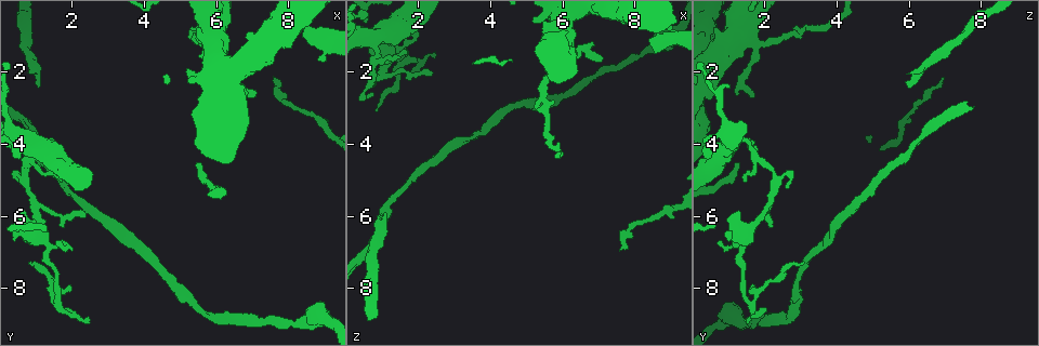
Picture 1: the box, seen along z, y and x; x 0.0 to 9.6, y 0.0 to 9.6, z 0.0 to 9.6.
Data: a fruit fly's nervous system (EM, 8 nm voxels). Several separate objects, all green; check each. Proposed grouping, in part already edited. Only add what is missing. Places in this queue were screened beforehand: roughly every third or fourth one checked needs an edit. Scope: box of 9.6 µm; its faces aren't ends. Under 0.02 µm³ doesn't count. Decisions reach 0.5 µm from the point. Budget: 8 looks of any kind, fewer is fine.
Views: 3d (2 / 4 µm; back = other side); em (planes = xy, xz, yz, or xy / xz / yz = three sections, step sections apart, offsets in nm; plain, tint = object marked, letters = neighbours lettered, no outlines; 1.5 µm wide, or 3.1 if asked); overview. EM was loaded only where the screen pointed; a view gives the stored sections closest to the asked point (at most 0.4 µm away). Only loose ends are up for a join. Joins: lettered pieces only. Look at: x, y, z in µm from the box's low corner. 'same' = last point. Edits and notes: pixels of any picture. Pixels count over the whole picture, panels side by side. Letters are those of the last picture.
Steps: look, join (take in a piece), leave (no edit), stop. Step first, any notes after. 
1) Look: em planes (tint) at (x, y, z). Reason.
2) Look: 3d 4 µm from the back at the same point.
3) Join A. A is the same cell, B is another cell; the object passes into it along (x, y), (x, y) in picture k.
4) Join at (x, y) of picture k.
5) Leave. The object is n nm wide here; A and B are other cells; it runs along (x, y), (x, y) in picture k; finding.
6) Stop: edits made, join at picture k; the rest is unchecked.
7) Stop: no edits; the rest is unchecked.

Look: 3d 2 µm at (1.55, 6.75, 0.70). Branch stops here.

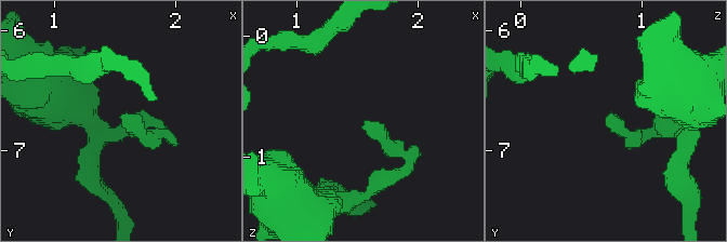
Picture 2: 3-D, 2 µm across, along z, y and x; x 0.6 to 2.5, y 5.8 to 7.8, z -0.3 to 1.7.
Look: em planes (letters) at (1.54, 6.74, 0.72). Now the EM.

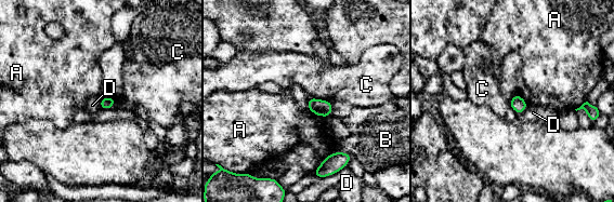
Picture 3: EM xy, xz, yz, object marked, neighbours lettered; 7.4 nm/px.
Leave. The object is 80 nm wide here; A, B, C and D are other cells; a border runs along (527, 103), (524, 110), (518, 115) in picture 3; none of them fits.

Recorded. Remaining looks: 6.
Look: em planes (letters) at (2.35, 5.95, 2.10). Thin end.

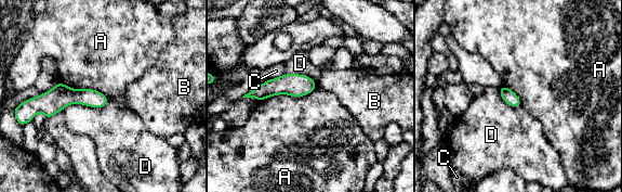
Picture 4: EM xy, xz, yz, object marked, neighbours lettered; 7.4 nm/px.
Leave. A, B, C and D are other cells; a border runs along (317, 87), (260, 101) in picture 4; none of them fits.

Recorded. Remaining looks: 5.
Look: em planes (letters) at (8.50, 0.95, 1.50).

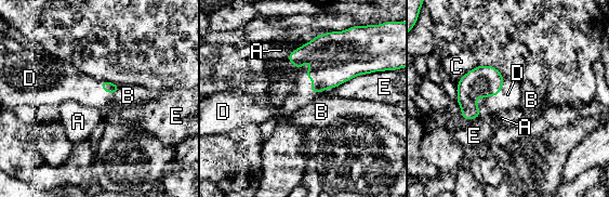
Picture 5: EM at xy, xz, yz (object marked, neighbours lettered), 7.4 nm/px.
Join D. D is the same cell, A, B, C and E are other cells; the object passes into it along (332, 64), (309, 89), (302, 95) in picture 5; the cell continues.

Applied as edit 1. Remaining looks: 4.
Stop: edits made, join at picture 5; the rest is unchecked.

